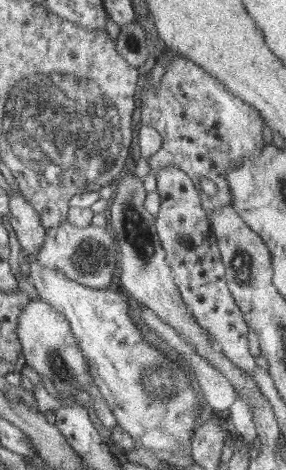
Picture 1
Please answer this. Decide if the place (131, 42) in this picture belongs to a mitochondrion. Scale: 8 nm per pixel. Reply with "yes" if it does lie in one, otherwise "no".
yes

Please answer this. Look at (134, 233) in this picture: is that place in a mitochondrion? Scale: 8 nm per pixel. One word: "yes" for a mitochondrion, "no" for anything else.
yes

